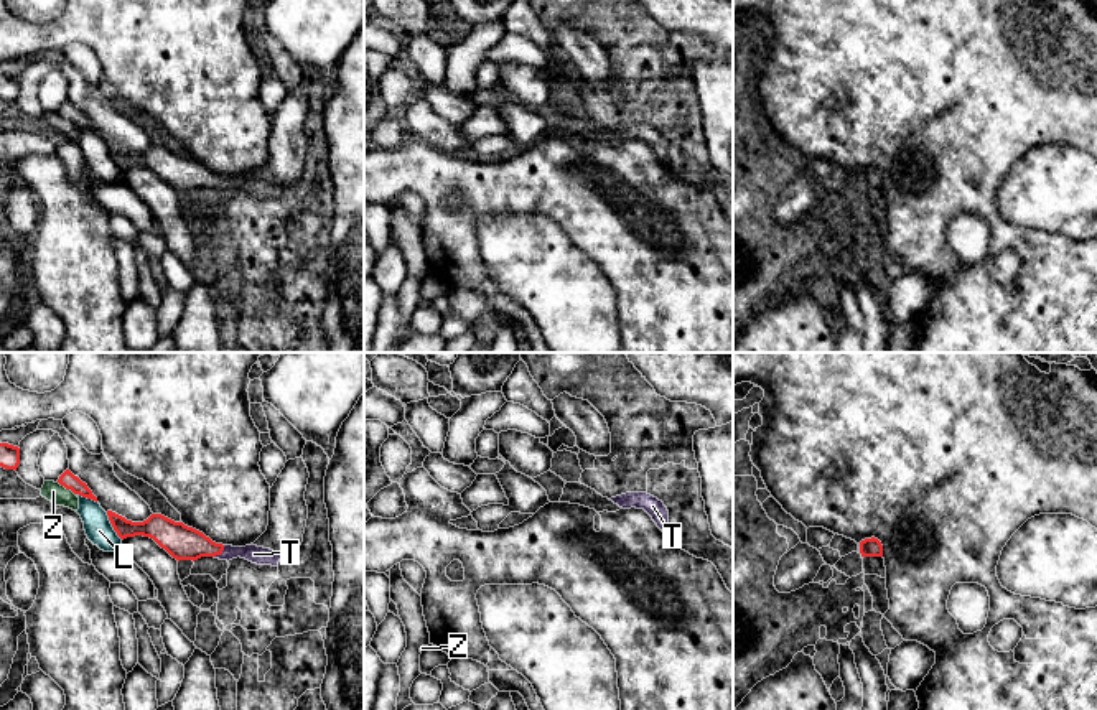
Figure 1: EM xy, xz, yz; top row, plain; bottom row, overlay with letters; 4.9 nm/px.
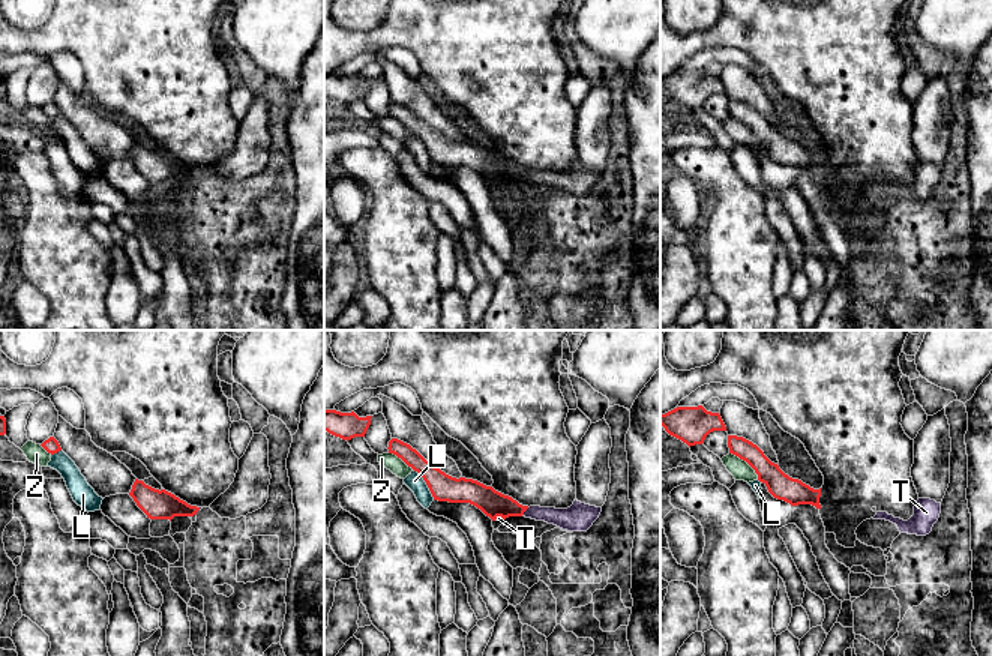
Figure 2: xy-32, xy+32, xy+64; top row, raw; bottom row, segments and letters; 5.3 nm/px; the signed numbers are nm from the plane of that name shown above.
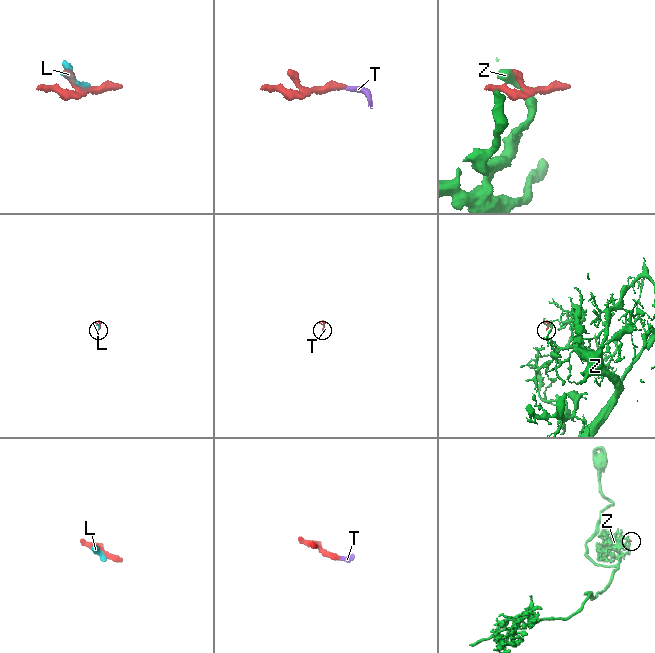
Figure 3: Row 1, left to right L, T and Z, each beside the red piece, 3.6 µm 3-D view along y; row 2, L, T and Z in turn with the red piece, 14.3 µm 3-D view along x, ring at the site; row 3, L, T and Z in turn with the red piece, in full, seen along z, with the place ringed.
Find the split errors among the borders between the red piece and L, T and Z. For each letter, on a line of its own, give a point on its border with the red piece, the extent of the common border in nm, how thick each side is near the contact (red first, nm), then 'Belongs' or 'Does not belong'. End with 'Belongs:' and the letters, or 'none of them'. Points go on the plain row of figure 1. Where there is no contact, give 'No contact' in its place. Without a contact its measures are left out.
L: Touches red at xy (112, 157). Shared border 160 nm. Thickness 140 nm (red) against 140 nm. Does not belong
T: Touches red at xy (221, 183). Shared border 80 nm. Thickness 170 nm (red) against 90 nm. Belongs
Z: Touches red at xy (66, 119). Shared border 110 nm. Thickness 80 nm (red) against 100 nm. Does not belong
Belongs: T

